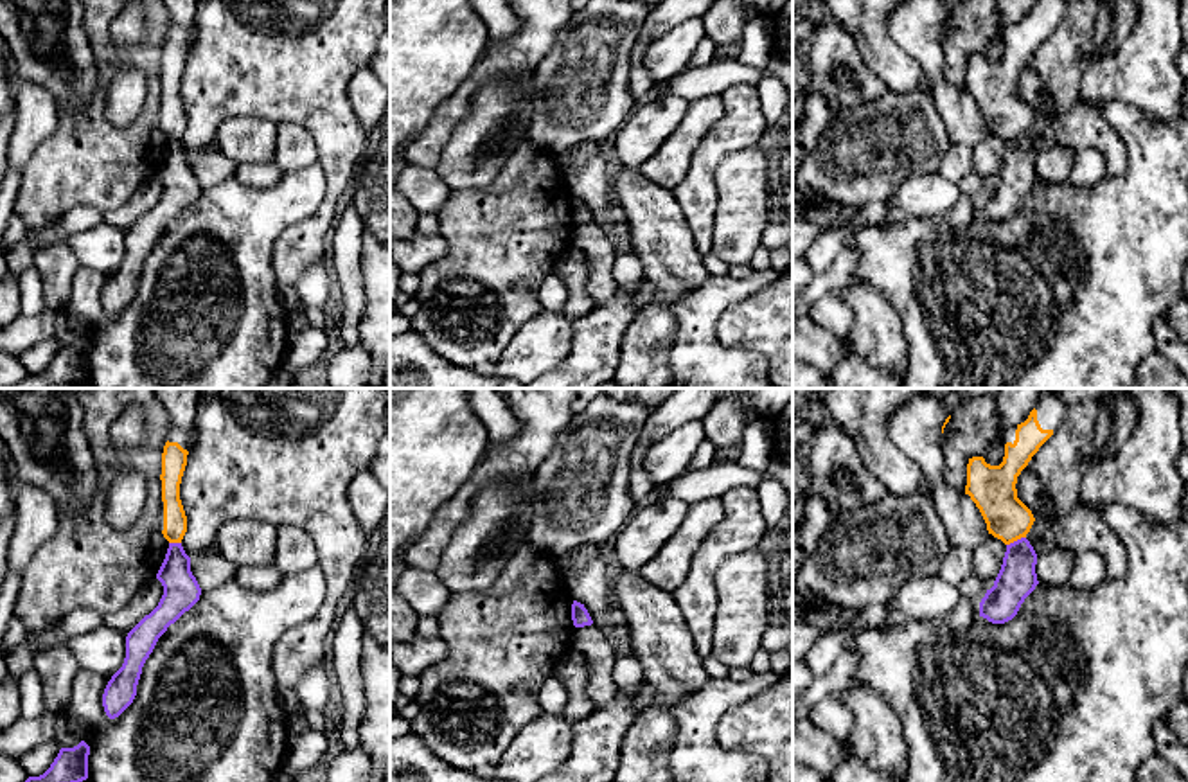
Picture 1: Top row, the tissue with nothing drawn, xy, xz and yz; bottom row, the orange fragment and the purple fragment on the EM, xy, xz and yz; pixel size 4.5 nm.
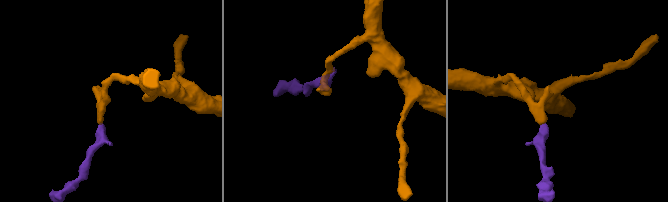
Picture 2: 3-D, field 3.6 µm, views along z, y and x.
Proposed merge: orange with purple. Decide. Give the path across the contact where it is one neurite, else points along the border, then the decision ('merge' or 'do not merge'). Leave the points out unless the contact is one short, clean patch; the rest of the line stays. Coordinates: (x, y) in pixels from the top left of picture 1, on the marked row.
border yz (1025, 536), (1007, 545); do not merge

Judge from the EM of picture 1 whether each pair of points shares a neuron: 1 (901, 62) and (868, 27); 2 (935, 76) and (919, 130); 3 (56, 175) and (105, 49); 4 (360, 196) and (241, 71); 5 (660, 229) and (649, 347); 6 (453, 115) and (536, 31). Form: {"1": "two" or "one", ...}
{"1": "one", "2": "two", "3": "one", "4": "two", "5": "one", "6": "one"}

